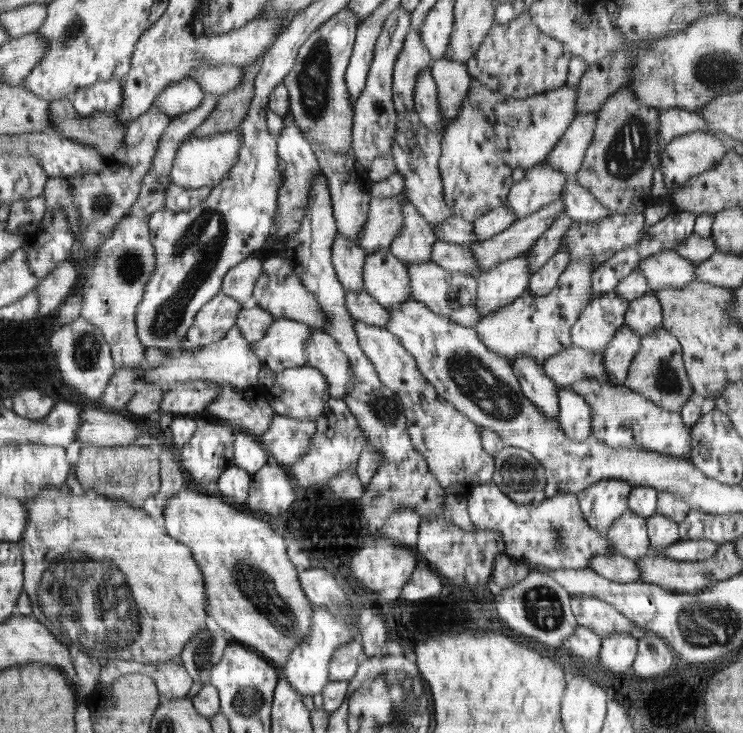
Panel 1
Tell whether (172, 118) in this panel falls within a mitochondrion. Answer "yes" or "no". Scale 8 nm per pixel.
no

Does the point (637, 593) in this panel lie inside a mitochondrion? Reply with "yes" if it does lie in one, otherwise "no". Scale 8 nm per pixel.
no

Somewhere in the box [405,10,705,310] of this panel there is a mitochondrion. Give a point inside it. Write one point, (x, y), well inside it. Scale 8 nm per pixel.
(628, 153)

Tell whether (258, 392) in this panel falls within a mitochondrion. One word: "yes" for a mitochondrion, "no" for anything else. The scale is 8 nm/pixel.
no

